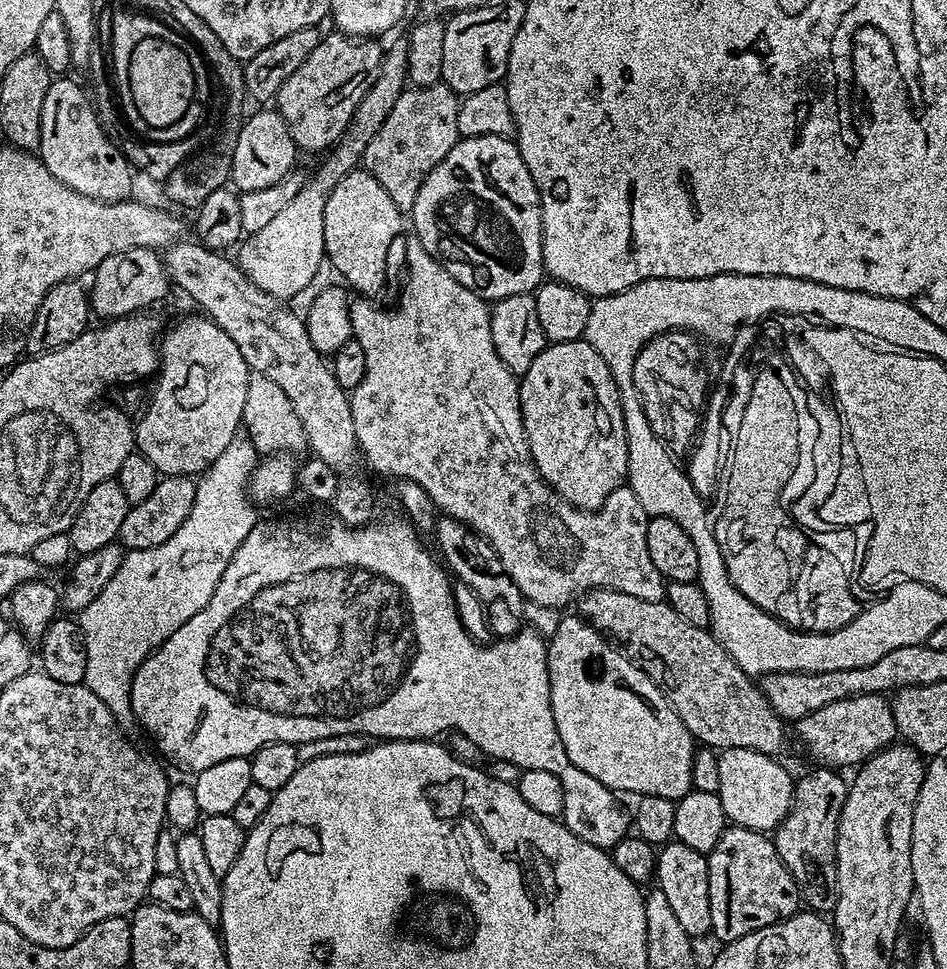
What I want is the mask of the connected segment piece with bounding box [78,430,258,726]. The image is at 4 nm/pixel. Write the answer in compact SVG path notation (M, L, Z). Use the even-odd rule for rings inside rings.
M243 430L236 432L226 445L226 450L222 450L222 454L218 454L218 458L214 458L211 466L196 480L194 506L190 508L190 514L186 514L186 522L182 522L182 526L178 526L178 530L174 530L174 534L166 538L162 546L150 546L150 550L125 551L122 566L114 578L110 578L102 594L98 594L98 598L94 598L94 602L90 602L90 606L79 613L78 623L86 642L86 674L83 683L94 690L94 694L98 694L99 700L106 702L106 710L114 714L120 725L131 725L134 720L132 679L138 666L142 666L145 658L160 648L162 642L170 638L174 630L178 630L178 626L190 622L190 618L194 618L194 614L198 614L198 610L210 602L226 566L230 566L230 558L234 558L234 550L242 546L246 534L250 534L250 530L254 530L258 523L257 509L250 495L250 481L257 463L258 453L248 433Z

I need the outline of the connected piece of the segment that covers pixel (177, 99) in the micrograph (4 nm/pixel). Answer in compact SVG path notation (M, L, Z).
M146 38L134 49L134 54L126 62L126 68L129 94L148 95L145 100L137 102L135 115L150 114L157 118L185 118L189 115L192 99L198 95L198 89L186 54L178 50L178 46L170 46L162 38Z

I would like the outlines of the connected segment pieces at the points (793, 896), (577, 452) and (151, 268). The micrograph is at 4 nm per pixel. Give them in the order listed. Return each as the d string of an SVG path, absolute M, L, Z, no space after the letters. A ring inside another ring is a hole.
M735 826L725 827L722 838L718 838L718 846L707 853L710 870L710 922L711 935L717 936L720 942L737 940L759 928L765 928L785 920L801 911L800 891L782 858L778 854L775 843L765 833L755 832L749 828Z
M583 338L571 340L570 342L558 342L557 344L549 343L542 350L542 354L538 354L538 358L534 358L534 362L530 362L530 370L526 370L526 374L519 377L519 382L522 426L526 430L526 442L528 443L530 454L532 455L532 461L536 469L540 471L541 478L543 478L545 483L550 485L566 503L573 504L575 508L580 508L584 512L592 512L596 508L601 508L606 502L606 498L610 498L610 494L614 494L614 490L625 487L628 478L626 418L622 410L620 391L614 382L614 378L610 374L610 366L606 366L606 362L602 362L602 354L598 354L598 350L594 350L594 346L590 346L587 340Z
M135 248L122 254L110 254L91 273L90 308L105 321L114 320L118 316L131 316L141 310L148 310L151 304L156 304L170 289L168 272L164 268L161 255L150 248Z

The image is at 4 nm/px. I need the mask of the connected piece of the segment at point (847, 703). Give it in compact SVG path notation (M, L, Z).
M883 695L830 702L830 706L822 706L822 710L814 710L814 714L806 714L806 718L795 721L794 728L805 750L824 766L859 766L874 753L887 748L898 736L892 705Z

